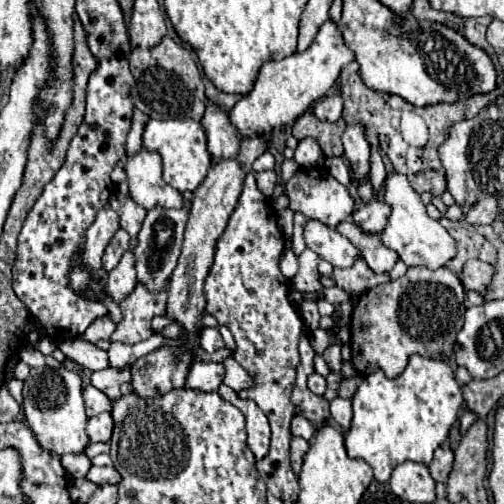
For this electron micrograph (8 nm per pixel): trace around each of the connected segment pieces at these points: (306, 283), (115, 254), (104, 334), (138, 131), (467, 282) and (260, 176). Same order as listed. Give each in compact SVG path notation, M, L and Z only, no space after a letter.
M305 249L299 257L299 273L293 277L293 289L299 293L321 293L323 285L319 281L317 273L319 255L315 255L311 249Z
M119 229L115 233L115 239L111 239L111 243L109 243L109 247L107 247L105 255L103 255L103 269L107 267L107 271L111 271L111 269L117 267L117 263L121 261L123 251L127 249L127 243L129 243L127 231L125 229Z
M105 315L103 319L97 319L91 327L87 327L87 331L81 335L81 339L87 339L91 343L97 343L101 339L109 341L113 331L115 331L115 323L109 319L109 315Z
M133 121L129 137L127 137L127 155L131 155L131 151L139 151L141 139L143 139L143 129L145 129L145 123Z
M471 259L463 267L463 271L461 271L461 281L463 281L463 285L465 285L467 291L475 291L481 297L485 297L489 285L493 281L493 271L495 271L493 265L477 261L477 259Z
M269 169L269 171L257 171L255 179L257 179L259 191L263 191L263 195L271 197L271 193L273 193L273 189L277 185L277 173L273 169Z

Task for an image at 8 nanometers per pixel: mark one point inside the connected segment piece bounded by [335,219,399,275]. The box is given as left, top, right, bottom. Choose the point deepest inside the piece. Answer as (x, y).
(380, 259)

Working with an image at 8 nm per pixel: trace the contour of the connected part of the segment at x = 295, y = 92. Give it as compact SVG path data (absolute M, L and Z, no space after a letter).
M327 19L309 49L305 49L303 53L293 53L281 61L267 61L261 65L253 91L237 101L237 105L229 111L229 117L239 135L271 133L275 127L295 121L335 85L343 65L351 63L353 59L355 53L345 45L339 27L331 19Z

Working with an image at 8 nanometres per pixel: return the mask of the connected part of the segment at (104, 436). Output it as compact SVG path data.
M109 413L95 415L95 417L91 417L87 421L87 435L89 435L91 443L109 441L111 439L111 431L113 431L113 417Z

